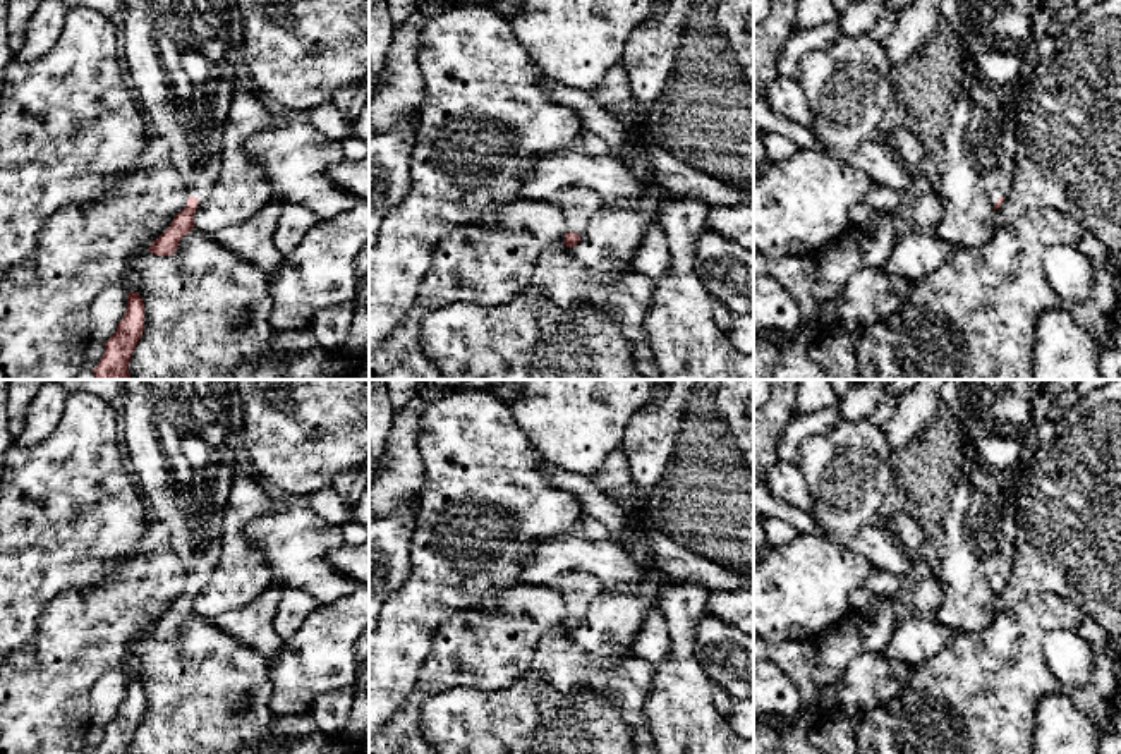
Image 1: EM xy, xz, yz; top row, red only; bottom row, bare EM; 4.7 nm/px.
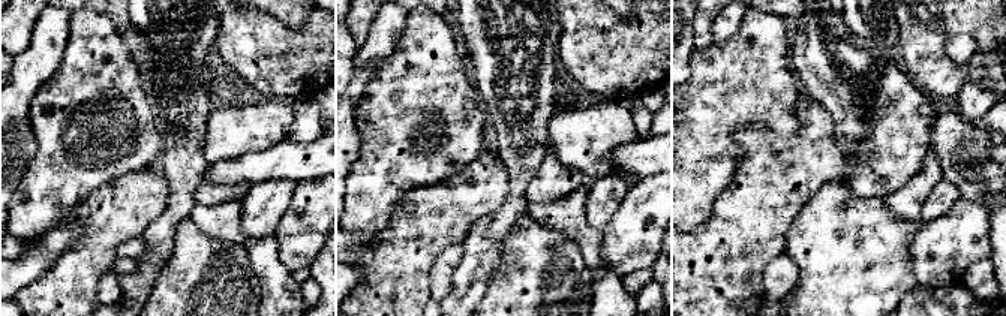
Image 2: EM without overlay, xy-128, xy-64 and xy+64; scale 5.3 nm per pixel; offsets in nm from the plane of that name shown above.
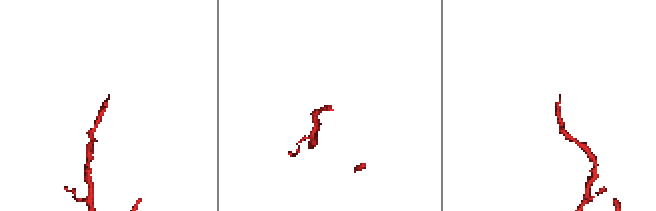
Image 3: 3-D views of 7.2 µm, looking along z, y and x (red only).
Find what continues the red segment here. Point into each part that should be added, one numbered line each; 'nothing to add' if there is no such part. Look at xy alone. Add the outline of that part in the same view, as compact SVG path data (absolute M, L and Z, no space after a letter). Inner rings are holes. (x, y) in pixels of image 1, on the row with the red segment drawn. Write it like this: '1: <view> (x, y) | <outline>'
1: xy (184, 57) | M124 0L127 17L120 36L122 58L136 98L144 108L151 132L168 143L175 170L180 173L187 196L208 198L221 172L221 149L227 113L233 88L244 76L242 46L244 19L237 0Z

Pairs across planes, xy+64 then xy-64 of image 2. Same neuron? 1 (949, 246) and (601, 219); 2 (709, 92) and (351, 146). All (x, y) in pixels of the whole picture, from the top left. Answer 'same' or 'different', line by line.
1: different
2: different

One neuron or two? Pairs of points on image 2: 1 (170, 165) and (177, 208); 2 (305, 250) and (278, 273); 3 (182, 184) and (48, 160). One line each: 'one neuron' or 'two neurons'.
1: one neuron
2: two neurons
3: two neurons

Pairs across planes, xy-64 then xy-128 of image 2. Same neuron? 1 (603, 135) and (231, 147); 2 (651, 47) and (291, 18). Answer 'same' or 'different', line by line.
1: same
2: different

